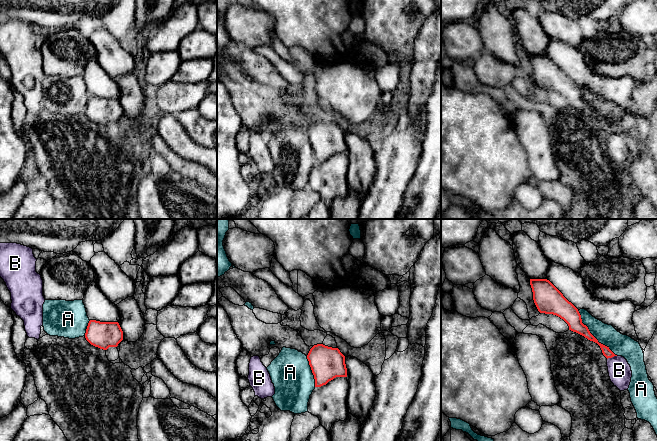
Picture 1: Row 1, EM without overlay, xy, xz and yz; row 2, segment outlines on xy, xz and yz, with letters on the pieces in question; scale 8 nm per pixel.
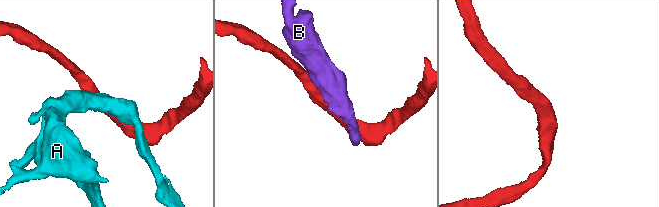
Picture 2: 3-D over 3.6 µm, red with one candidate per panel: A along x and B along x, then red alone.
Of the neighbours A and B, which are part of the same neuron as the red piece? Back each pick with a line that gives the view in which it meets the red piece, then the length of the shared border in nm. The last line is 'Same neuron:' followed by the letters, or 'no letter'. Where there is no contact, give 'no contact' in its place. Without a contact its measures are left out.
Same neuron: no letter

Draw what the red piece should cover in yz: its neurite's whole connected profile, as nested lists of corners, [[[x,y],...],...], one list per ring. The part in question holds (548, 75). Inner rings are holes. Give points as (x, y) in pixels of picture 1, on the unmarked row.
[[[530,55],[534,79],[540,89],[553,90],[563,95],[569,106],[597,119],[608,135],[615,131],[609,123],[601,120],[582,99],[578,85],[547,55]]]

